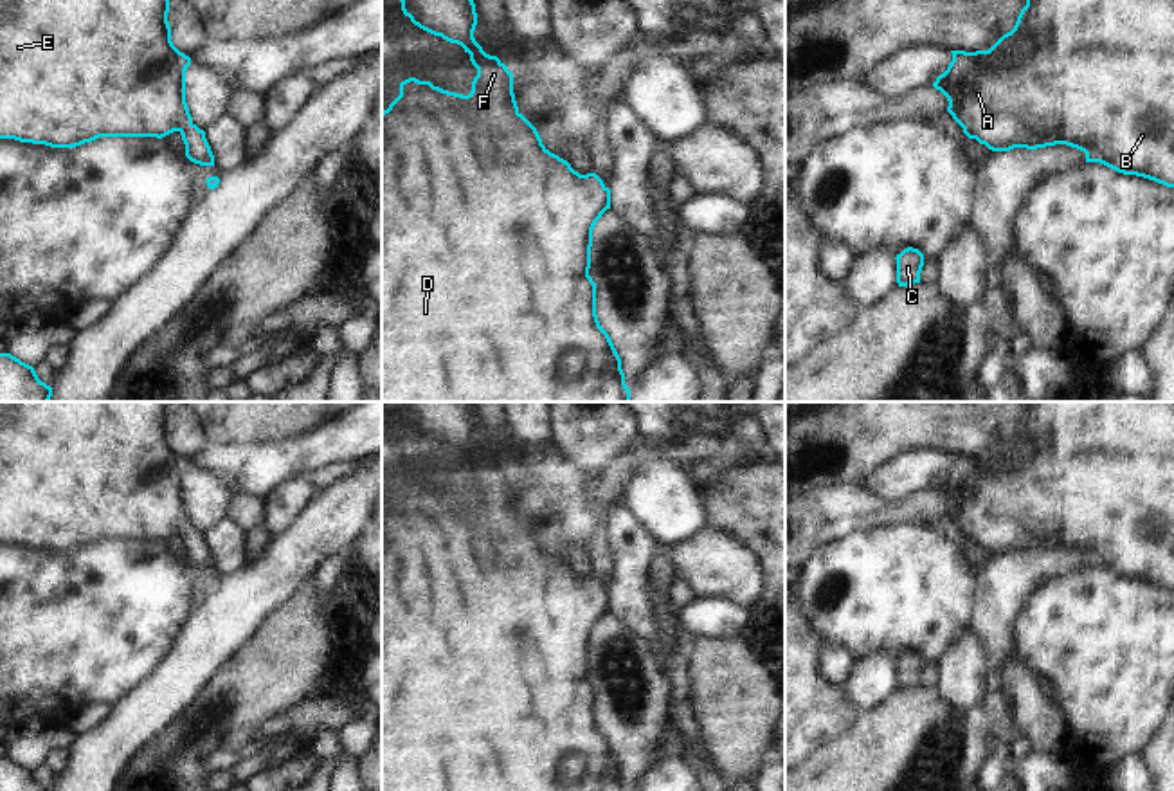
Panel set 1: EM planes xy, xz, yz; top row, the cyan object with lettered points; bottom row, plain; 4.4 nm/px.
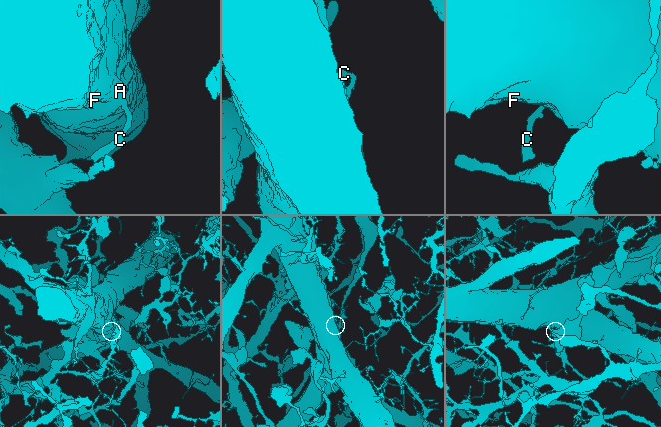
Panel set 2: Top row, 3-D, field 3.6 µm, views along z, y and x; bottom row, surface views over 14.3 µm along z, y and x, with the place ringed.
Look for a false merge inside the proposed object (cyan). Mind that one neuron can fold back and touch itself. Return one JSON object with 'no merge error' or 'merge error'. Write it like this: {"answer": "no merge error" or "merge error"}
{"answer": "no merge error"}

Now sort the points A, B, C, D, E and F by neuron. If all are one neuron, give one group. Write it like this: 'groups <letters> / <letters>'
groups A B C D E F

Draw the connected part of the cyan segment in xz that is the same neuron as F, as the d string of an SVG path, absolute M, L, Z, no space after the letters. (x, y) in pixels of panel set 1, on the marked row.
M474 0L400 2L414 25L461 45L477 76L468 95L409 77L400 83L400 95L382 112L382 402L630 402L621 359L596 315L596 283L589 276L592 229L610 209L610 189L596 173L580 175L542 144L537 128L519 112L513 74L474 38Z

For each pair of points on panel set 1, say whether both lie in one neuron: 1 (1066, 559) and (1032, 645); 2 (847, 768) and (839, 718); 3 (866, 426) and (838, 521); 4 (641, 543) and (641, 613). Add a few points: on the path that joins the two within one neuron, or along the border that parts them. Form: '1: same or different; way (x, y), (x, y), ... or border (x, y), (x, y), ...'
1: different; border (1084, 564), (1056, 575), (1025, 602)
2: different; border (857, 719), (838, 739), (823, 745), (805, 759)
3: different; border (856, 483), (818, 489), (807, 494)
4: same; way (638, 561), (638, 595)

